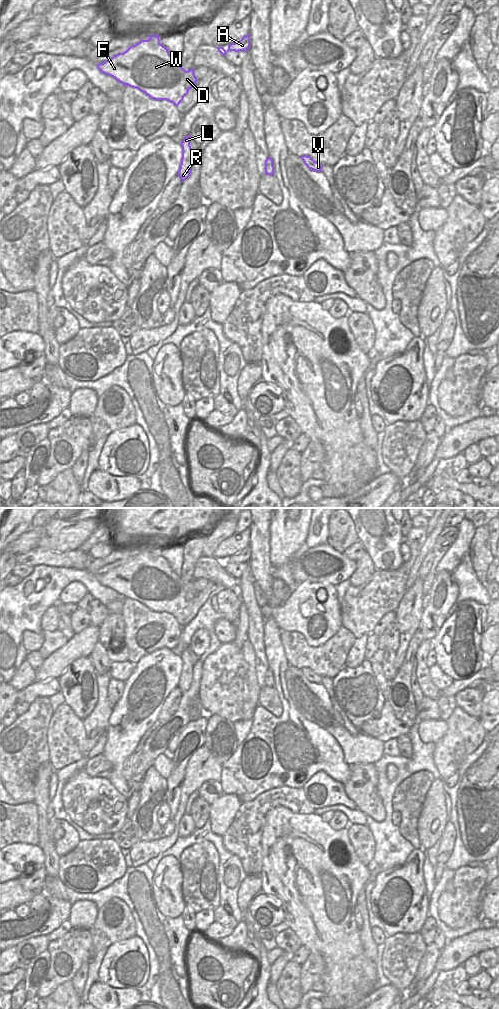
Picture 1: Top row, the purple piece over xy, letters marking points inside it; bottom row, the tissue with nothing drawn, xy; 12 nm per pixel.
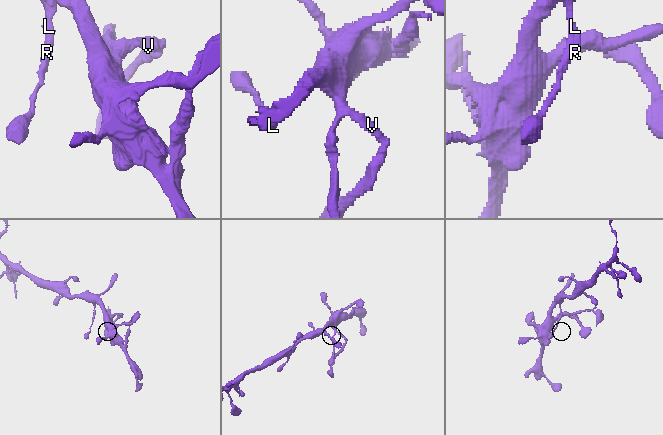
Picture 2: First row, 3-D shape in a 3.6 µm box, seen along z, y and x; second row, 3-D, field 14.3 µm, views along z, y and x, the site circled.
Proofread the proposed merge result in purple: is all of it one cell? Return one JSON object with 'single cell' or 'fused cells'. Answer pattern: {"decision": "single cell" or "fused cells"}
{"decision": "single cell"}

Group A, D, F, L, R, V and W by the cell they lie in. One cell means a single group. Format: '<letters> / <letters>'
A D F L R V W

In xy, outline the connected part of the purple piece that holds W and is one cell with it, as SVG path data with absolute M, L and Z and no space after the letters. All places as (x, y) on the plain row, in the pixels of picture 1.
M149 547L148 552L141 552L131 557L125 564L97 576L97 580L102 585L115 590L122 597L137 600L151 611L167 612L176 619L198 593L194 580L186 583L180 576L177 576L168 561L160 555L159 547Z

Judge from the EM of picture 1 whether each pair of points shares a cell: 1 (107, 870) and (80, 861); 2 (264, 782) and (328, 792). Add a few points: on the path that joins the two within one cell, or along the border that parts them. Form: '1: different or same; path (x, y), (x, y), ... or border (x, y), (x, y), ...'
1: same; path (100, 870), (95, 865), (87, 864)
2: different; border (319, 771), (301, 787)

